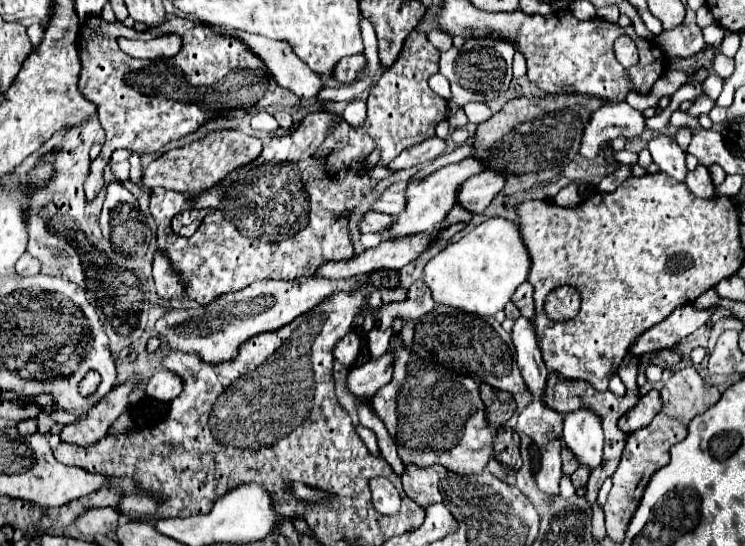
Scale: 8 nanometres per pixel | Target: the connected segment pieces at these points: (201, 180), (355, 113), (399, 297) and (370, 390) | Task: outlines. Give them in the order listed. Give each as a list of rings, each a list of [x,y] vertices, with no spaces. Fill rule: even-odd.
[[[218,131],[218,133],[210,133],[206,141],[194,141],[192,145],[186,145],[178,151],[168,151],[160,155],[146,167],[142,181],[148,189],[164,187],[186,193],[190,199],[196,199],[204,191],[218,185],[222,179],[226,179],[232,171],[254,161],[260,153],[262,153],[260,139],[244,135],[240,131]]]
[[[362,101],[348,103],[348,107],[344,109],[344,121],[354,129],[362,127],[366,121],[366,103],[362,103]]]
[[[381,288],[380,289],[382,304],[390,302],[401,302],[407,298],[407,290],[404,288]]]
[[[384,353],[376,361],[368,361],[360,367],[354,367],[354,371],[348,373],[346,379],[346,393],[356,399],[370,399],[378,387],[386,385],[392,375],[392,353]]]

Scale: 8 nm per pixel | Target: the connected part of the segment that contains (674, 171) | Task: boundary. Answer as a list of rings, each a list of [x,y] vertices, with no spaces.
[[[654,135],[648,141],[648,151],[654,159],[654,163],[660,167],[660,171],[668,173],[670,177],[684,181],[688,169],[686,169],[686,153],[680,149],[680,145],[670,135]]]

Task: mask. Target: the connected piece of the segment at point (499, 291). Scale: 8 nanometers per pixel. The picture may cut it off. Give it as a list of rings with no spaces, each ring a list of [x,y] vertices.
[[[494,217],[434,255],[424,267],[424,283],[438,305],[450,305],[466,313],[488,317],[504,309],[516,287],[526,281],[528,271],[530,259],[516,223]]]

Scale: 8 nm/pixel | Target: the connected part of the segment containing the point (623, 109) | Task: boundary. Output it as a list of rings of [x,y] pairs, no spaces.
[[[626,101],[622,103],[604,103],[600,109],[596,109],[590,115],[590,121],[584,129],[580,155],[586,159],[594,159],[598,155],[602,143],[616,139],[618,135],[624,135],[626,139],[632,139],[644,131],[644,115],[636,109],[632,109]]]

